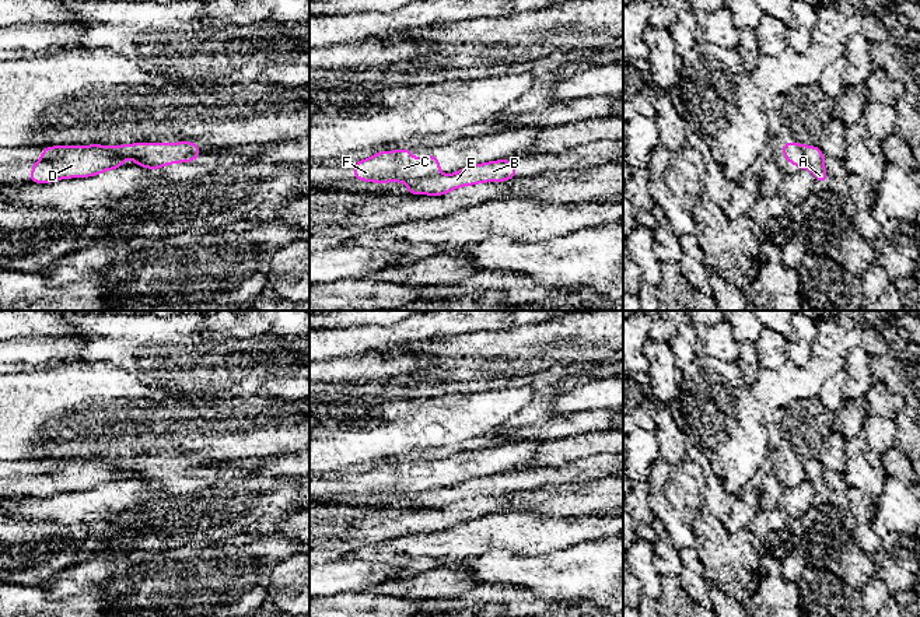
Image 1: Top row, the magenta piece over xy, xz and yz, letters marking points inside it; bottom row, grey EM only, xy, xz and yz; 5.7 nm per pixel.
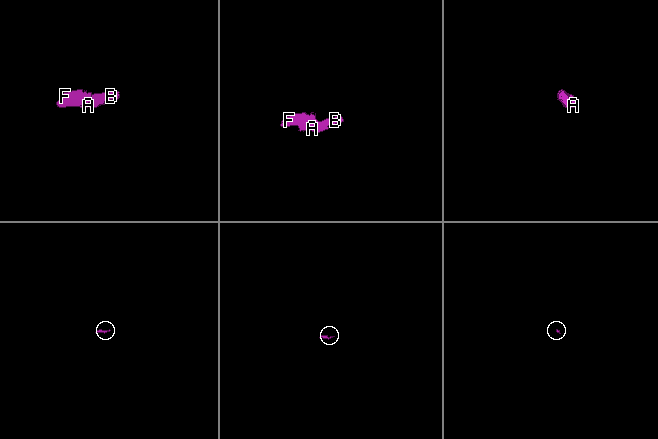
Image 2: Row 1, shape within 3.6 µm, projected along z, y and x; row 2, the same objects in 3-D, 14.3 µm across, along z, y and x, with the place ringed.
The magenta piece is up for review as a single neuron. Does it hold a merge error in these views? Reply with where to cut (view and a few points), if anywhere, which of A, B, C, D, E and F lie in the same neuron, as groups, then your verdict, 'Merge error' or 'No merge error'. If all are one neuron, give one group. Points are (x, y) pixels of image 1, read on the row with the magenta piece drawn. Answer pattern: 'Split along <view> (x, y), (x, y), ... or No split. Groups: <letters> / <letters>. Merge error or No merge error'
Split along xz (438, 174), (409, 182). Groups: A B E / C D F. Merge error

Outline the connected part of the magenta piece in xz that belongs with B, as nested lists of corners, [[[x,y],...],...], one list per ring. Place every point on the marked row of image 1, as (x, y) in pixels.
[[[506,159],[465,166],[451,175],[435,175],[409,182],[407,194],[444,196],[445,193],[482,182],[504,182],[517,176],[515,164]]]

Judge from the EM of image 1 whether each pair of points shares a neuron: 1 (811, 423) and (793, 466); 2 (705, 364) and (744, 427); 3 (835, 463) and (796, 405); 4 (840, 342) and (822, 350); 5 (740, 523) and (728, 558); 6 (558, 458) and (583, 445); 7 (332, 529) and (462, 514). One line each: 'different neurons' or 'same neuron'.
1: same neuron
2: same neuron
3: same neuron
4: same neuron
5: different neurons
6: same neuron
7: same neuron

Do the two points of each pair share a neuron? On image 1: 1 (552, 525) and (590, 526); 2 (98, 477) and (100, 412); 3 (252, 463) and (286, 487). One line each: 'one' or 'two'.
1: one
2: one
3: two

